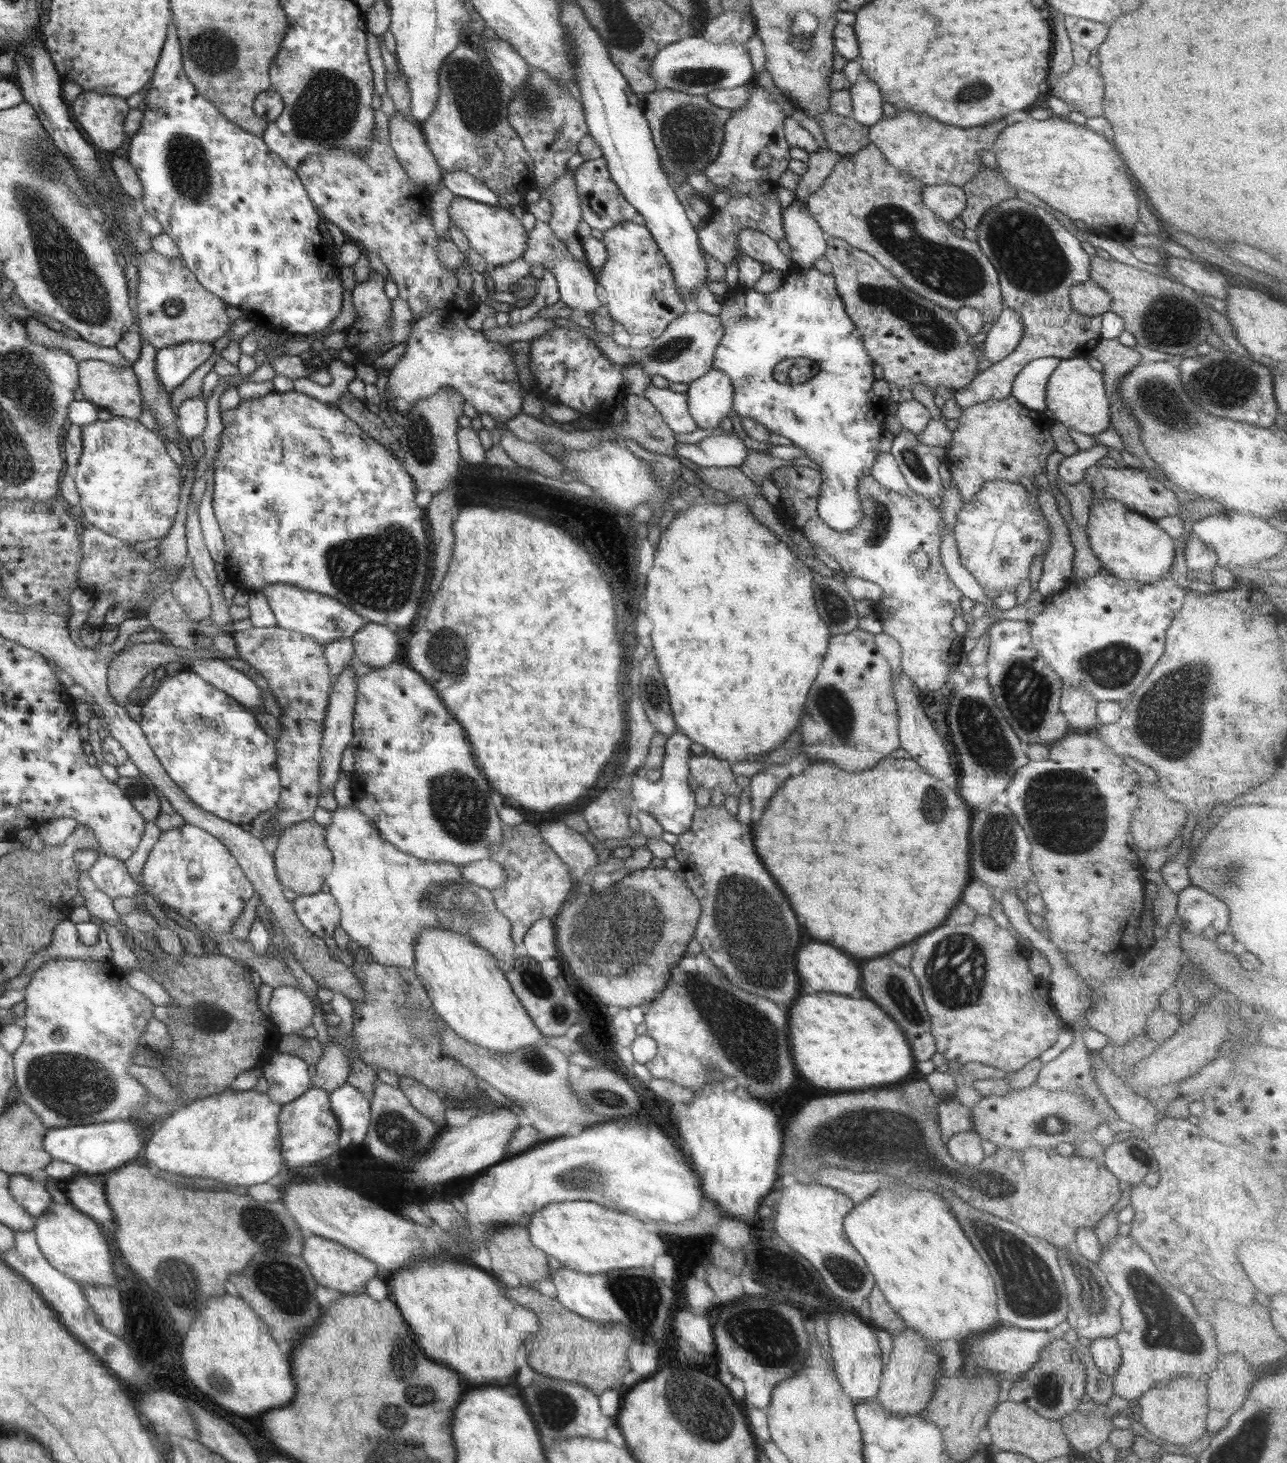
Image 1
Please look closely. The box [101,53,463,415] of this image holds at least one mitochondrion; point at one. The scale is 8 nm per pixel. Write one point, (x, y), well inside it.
(325, 112)

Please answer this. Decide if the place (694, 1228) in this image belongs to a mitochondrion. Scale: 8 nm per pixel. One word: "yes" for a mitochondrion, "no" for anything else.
no

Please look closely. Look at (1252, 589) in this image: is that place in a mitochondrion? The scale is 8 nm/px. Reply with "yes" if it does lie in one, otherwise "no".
no

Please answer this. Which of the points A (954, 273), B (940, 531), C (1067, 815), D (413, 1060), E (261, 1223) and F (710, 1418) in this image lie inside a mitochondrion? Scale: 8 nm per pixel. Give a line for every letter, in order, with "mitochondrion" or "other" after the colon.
A: mitochondrion
B: other
C: mitochondrion
D: other
E: mitochondrion
F: mitochondrion

